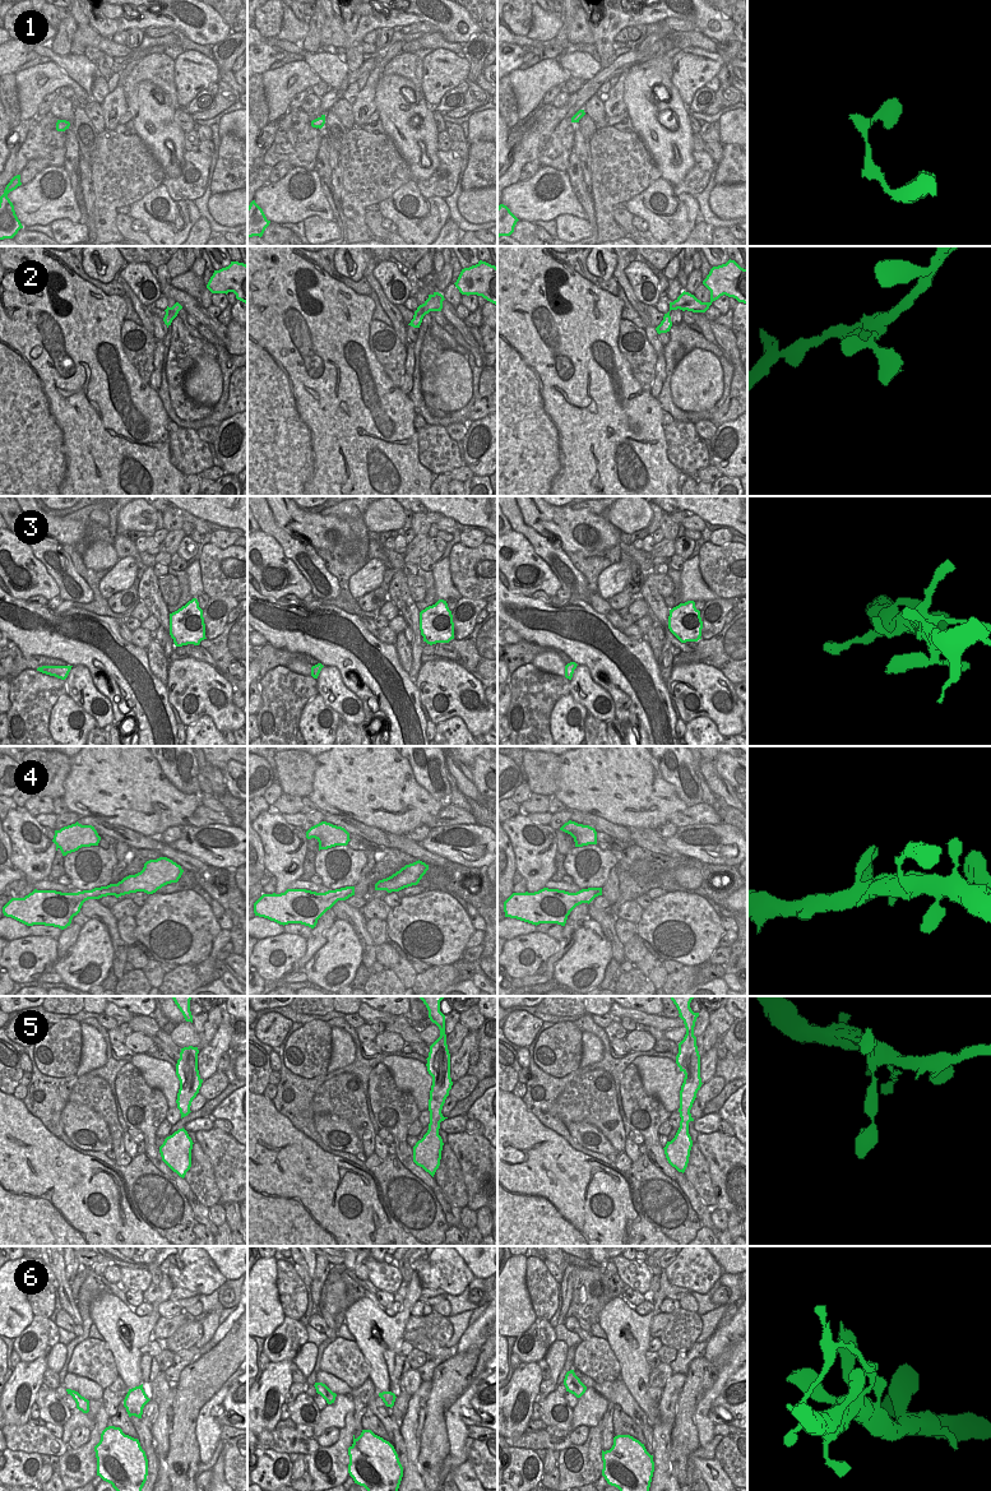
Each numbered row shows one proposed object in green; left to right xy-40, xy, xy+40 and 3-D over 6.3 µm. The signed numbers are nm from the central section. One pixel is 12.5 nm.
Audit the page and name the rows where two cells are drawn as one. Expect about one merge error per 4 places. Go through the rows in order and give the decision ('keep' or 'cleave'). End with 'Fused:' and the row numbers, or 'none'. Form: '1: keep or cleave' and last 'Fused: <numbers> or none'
1: keep
2: keep
3: keep
4: keep
5: keep
6: keep
Fused: none

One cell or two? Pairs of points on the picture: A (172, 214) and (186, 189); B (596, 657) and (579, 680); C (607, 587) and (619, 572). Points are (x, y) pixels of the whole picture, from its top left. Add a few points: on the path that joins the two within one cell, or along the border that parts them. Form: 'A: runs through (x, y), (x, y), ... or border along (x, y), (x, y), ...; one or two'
A: border along (162, 183), (172, 199), (193, 202); two
B: border along (578, 665), (584, 665), (589, 676), (607, 691); two
C: runs through (610, 583), (616, 575); one

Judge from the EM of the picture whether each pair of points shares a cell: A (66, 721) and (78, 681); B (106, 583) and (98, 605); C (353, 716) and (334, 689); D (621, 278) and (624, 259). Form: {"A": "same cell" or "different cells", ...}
{"A": "different cells", "B": "different cells", "C": "same cell", "D": "same cell"}

